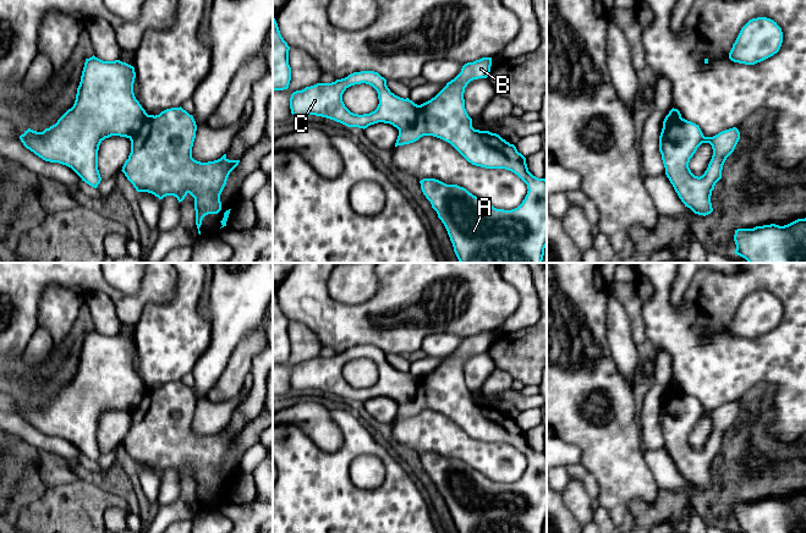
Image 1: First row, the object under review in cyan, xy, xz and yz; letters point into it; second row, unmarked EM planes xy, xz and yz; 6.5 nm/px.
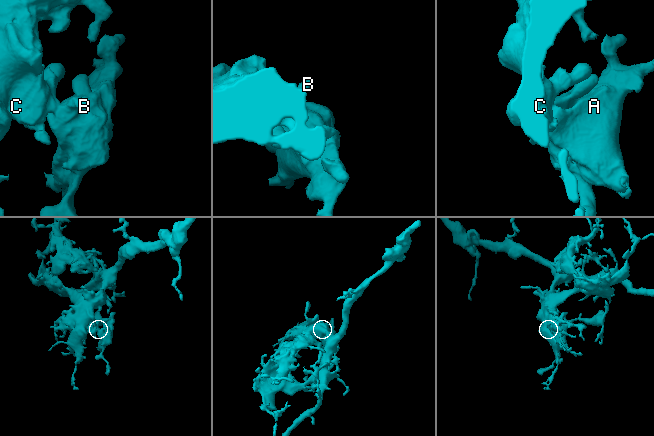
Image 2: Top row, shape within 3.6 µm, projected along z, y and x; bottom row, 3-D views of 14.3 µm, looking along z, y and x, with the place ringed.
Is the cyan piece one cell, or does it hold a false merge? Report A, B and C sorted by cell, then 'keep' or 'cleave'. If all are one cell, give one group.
A B C | keep

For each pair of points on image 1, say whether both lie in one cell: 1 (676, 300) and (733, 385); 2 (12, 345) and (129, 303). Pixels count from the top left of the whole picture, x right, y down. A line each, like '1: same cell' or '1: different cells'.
1: different cells
2: same cell

